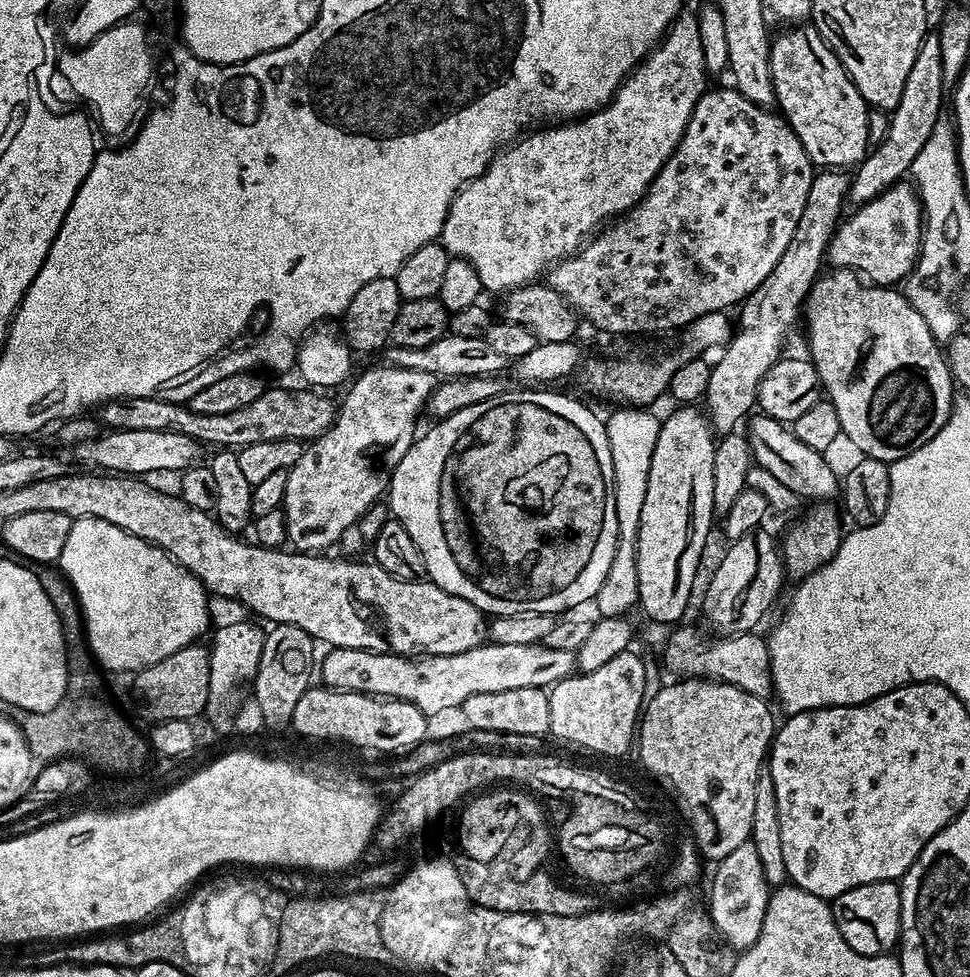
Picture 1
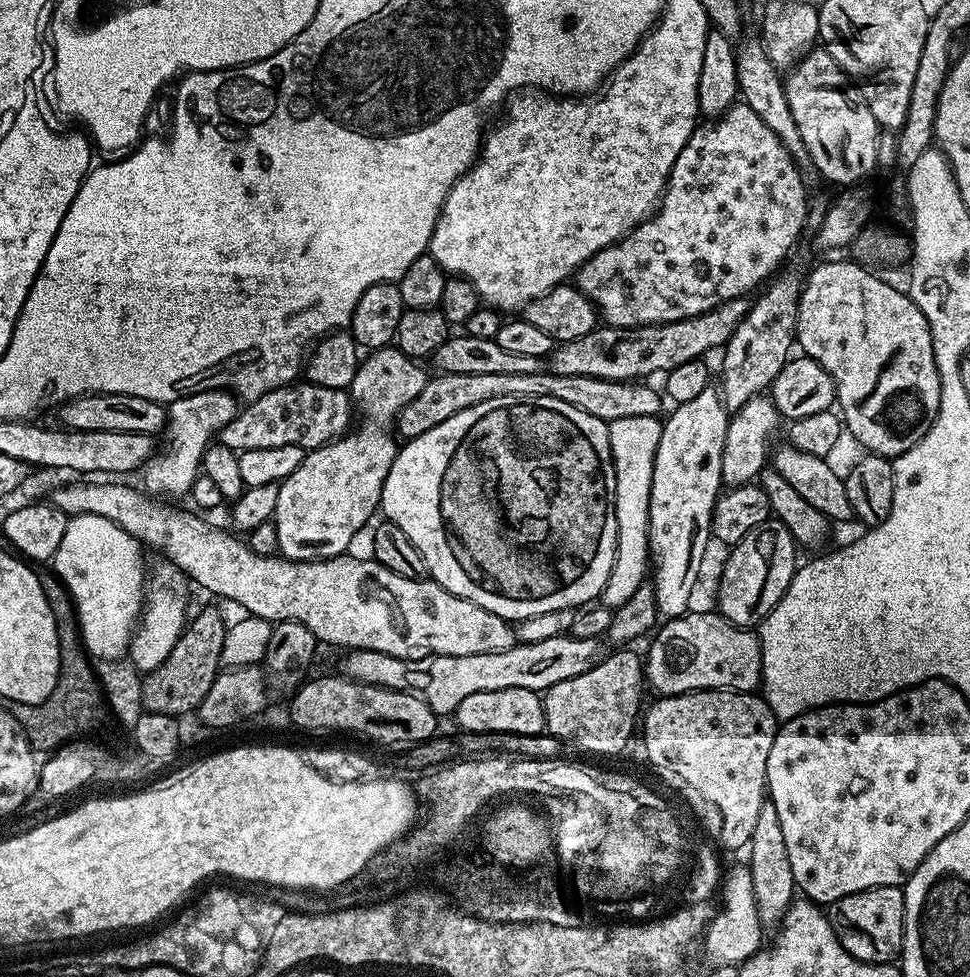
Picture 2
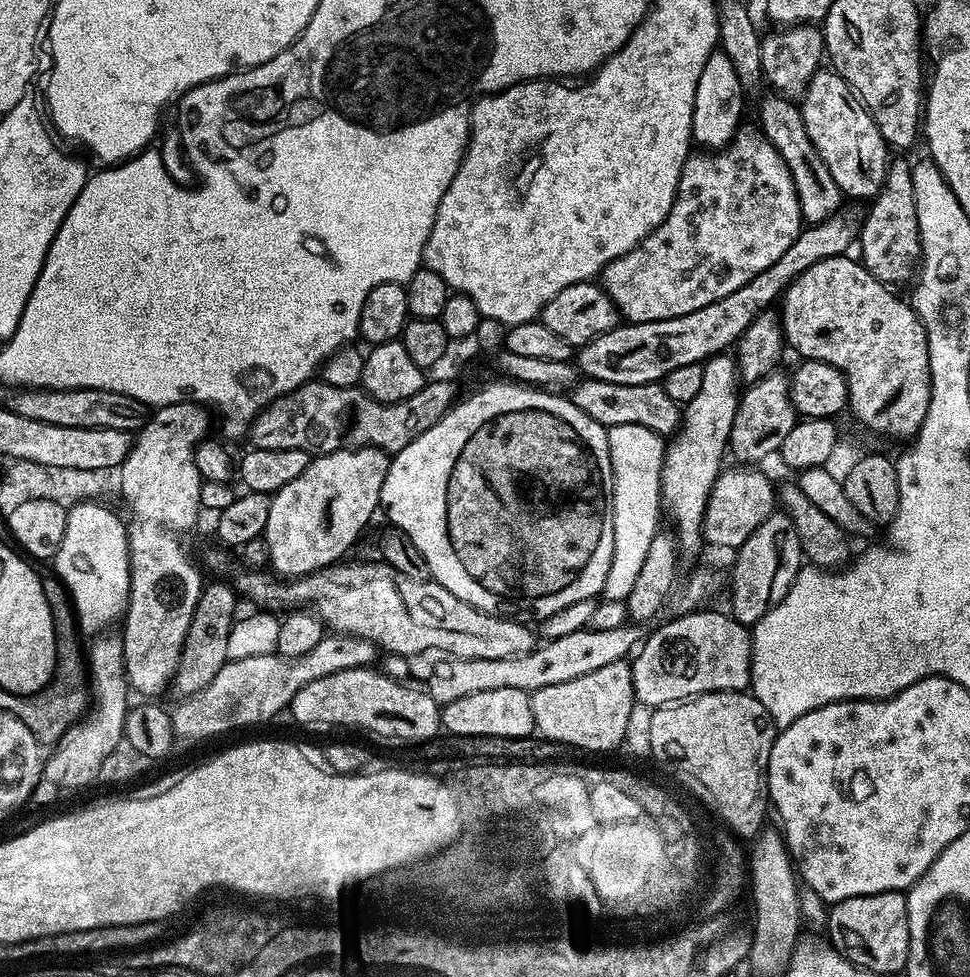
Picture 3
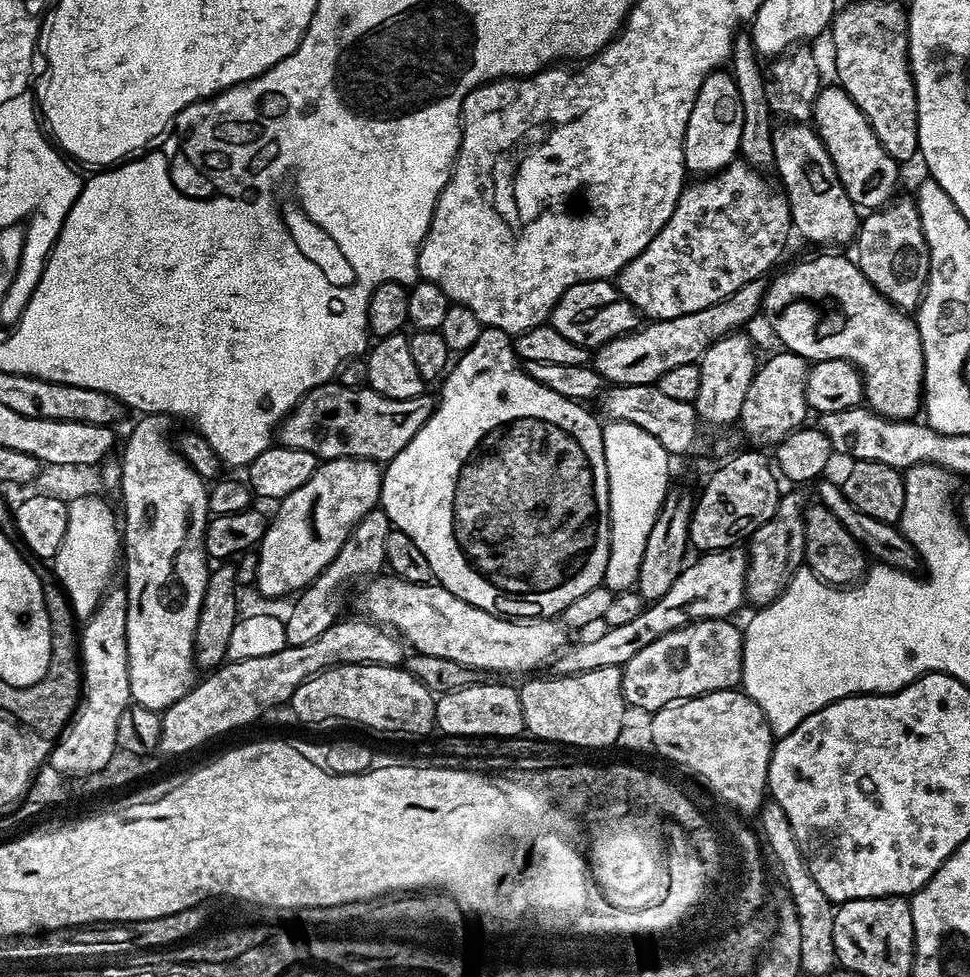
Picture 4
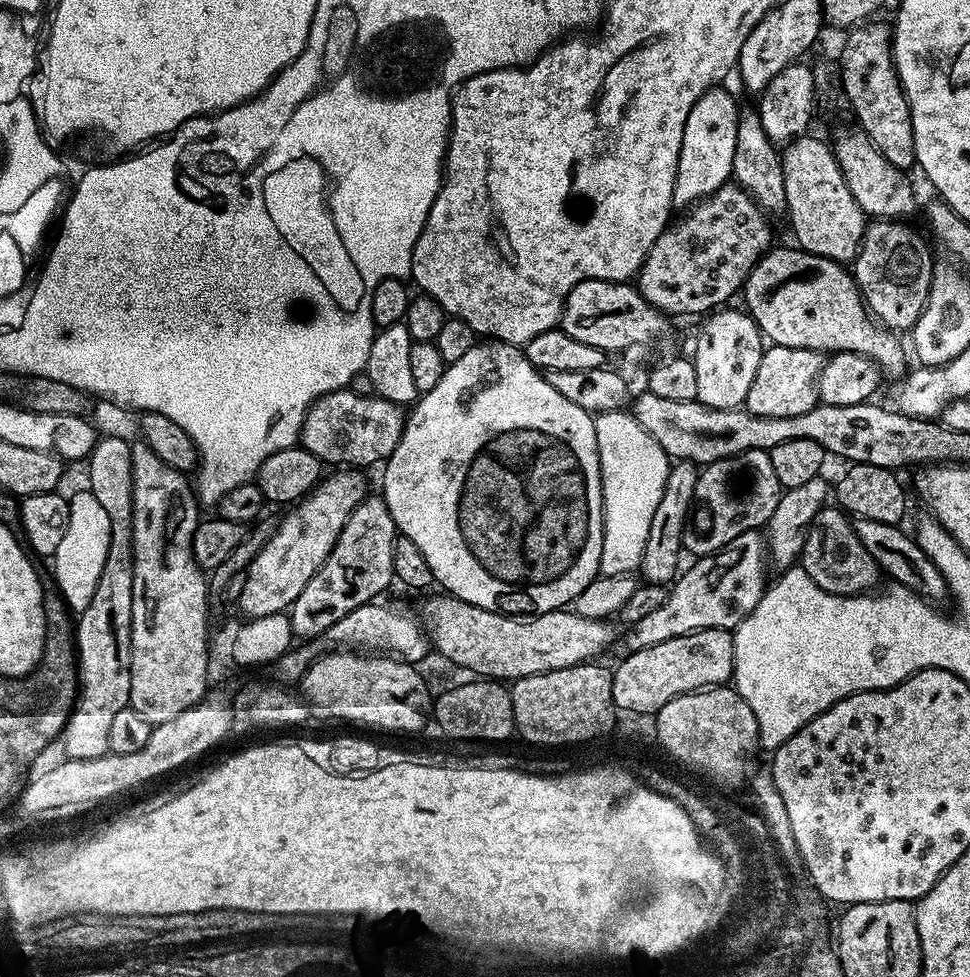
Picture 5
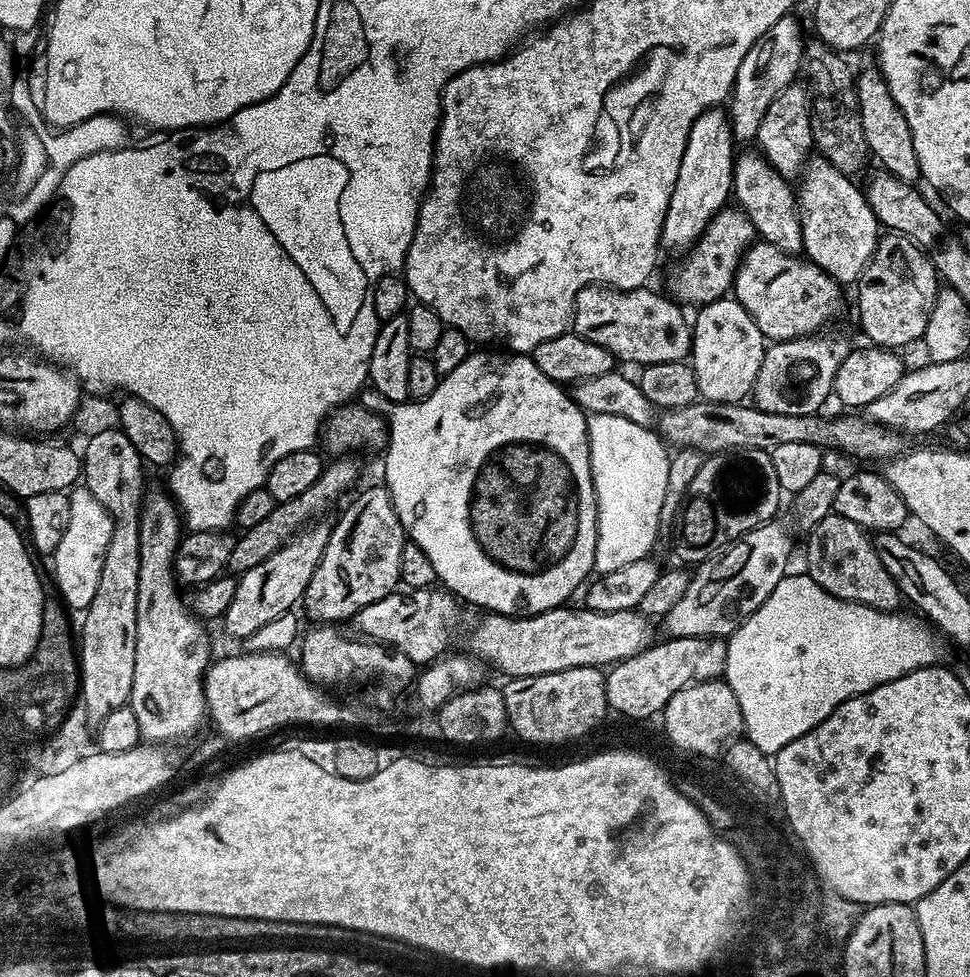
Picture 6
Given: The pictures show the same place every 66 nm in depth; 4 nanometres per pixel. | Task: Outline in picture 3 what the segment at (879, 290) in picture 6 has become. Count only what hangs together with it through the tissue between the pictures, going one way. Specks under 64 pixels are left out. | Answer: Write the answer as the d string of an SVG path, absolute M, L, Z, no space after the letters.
M896 159L889 165L882 190L873 197L864 222L860 228L859 259L865 270L884 284L897 286L917 275L920 262L920 231L918 230L917 207L914 203L912 169L909 161Z

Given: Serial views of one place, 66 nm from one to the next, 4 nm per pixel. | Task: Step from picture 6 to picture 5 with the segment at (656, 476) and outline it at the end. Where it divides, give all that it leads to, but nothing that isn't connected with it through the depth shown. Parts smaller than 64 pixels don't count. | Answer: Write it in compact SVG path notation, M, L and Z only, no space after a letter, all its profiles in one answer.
M627 411L601 412L595 417L595 422L604 499L604 537L600 575L635 573L640 566L642 550L646 550L646 534L650 534L650 521L654 519L654 510L658 510L658 502L666 486L670 459L662 446L639 424L636 417Z

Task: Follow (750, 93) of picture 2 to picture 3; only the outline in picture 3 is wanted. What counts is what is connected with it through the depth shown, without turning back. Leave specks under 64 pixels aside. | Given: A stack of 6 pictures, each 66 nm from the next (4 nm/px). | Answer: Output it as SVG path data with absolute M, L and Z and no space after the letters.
M768 94L760 104L758 128L772 143L774 150L778 150L782 162L786 162L790 170L790 178L794 178L801 217L811 225L820 224L835 214L842 207L840 187L834 178L830 178L830 170L826 170L826 162L822 162L818 150L814 150L814 142L810 142L810 134L806 134L806 122L802 122L799 107L791 99Z

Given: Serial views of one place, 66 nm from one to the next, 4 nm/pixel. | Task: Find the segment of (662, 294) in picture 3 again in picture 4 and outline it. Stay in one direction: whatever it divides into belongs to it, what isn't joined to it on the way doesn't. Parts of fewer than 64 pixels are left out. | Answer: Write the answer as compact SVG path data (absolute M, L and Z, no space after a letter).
M733 162L720 172L693 179L696 180L693 184L692 181L685 183L666 226L658 230L650 246L631 260L614 280L641 317L648 316L649 321L657 321L705 310L777 267L775 264L788 244L788 232L790 236L793 231L792 215L783 191L764 176L767 175L761 174L751 164Z

